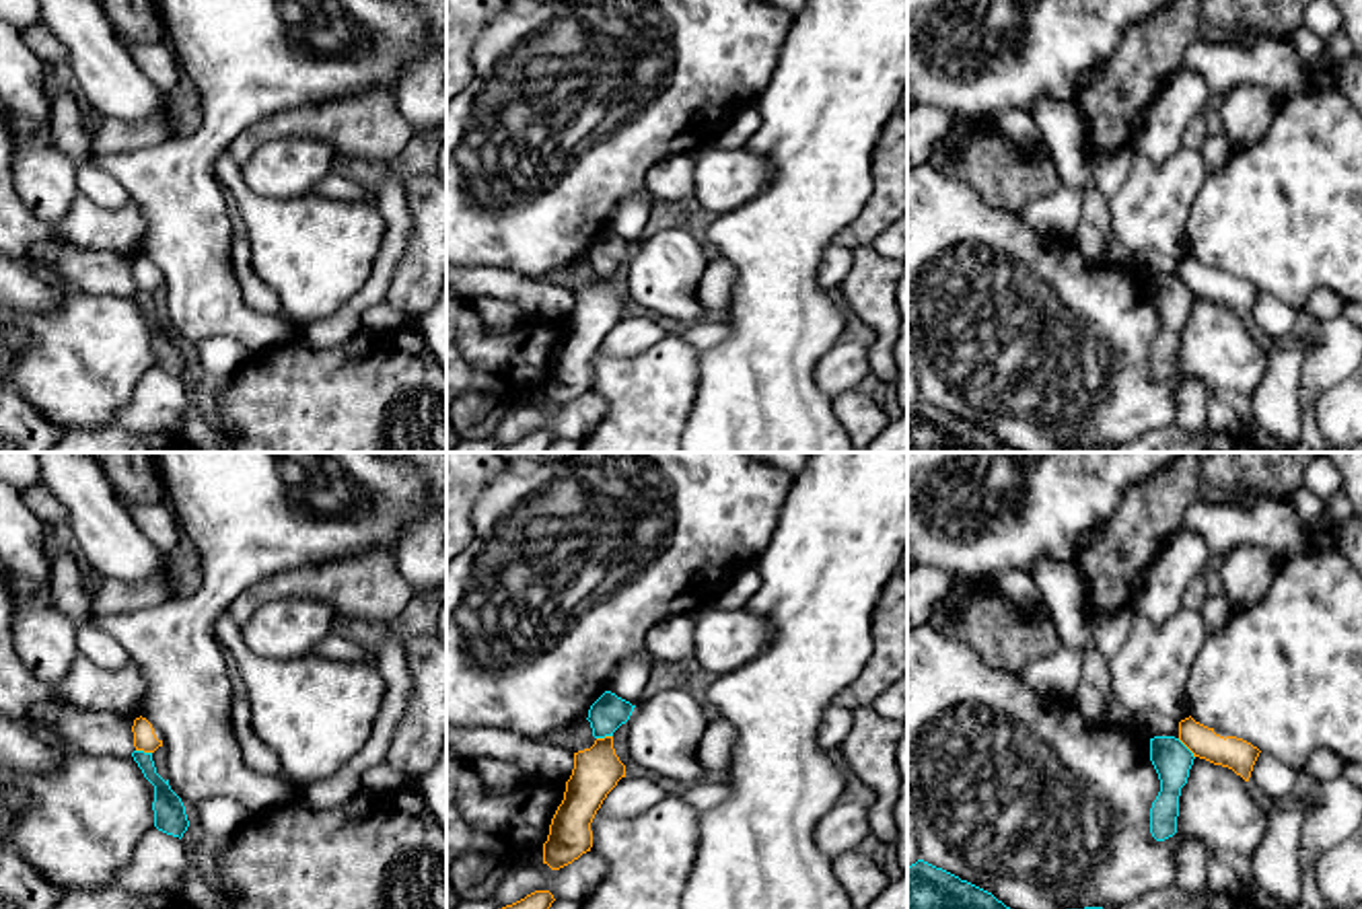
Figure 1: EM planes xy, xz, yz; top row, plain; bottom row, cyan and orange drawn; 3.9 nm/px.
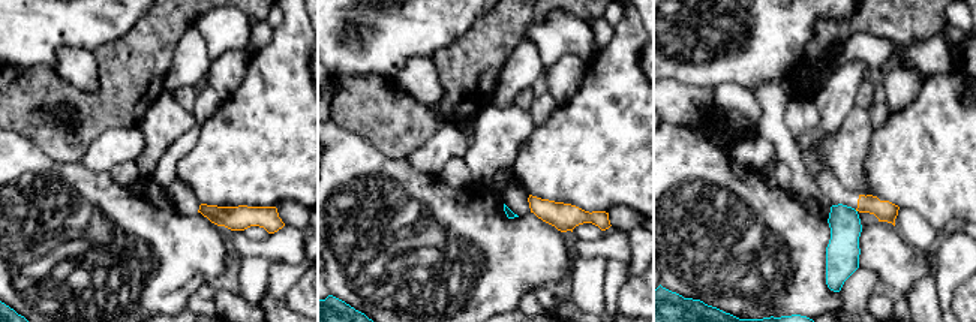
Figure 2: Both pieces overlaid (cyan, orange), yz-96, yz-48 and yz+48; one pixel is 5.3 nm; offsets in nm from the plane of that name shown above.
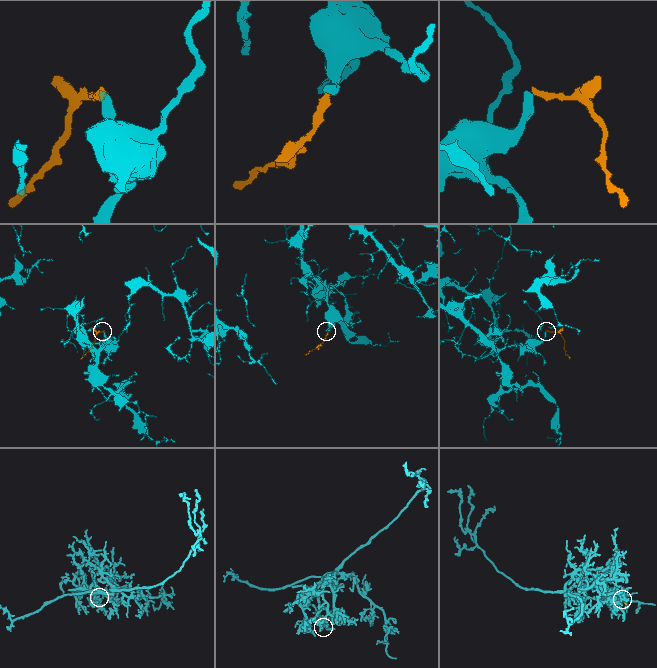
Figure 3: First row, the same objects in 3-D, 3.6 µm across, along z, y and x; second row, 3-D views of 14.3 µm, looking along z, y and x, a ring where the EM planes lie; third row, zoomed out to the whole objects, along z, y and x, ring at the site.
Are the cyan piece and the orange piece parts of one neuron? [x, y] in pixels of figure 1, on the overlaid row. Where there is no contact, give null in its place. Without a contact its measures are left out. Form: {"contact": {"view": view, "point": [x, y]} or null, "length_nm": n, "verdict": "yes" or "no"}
{"contact": {"view": "yz", "point": [1188, 749]}, "length_nm": 100, "verdict": "no"}

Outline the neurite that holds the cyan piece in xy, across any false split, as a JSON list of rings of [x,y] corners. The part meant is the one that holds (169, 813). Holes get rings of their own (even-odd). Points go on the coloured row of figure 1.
[[[134,751],[132,757],[142,769],[144,777],[154,786],[154,827],[167,835],[181,839],[189,827],[181,798],[171,790],[169,779],[165,781],[156,773],[152,753]]]

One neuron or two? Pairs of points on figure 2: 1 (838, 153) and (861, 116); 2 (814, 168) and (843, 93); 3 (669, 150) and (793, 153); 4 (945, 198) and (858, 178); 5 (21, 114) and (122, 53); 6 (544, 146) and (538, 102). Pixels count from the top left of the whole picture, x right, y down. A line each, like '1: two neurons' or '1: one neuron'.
1: one neuron
2: one neuron
3: two neurons
4: two neurons
5: one neuron
6: two neurons

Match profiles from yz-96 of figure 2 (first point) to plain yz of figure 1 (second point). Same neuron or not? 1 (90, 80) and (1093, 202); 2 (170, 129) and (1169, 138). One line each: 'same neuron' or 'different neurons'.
1: same neuron
2: different neurons

